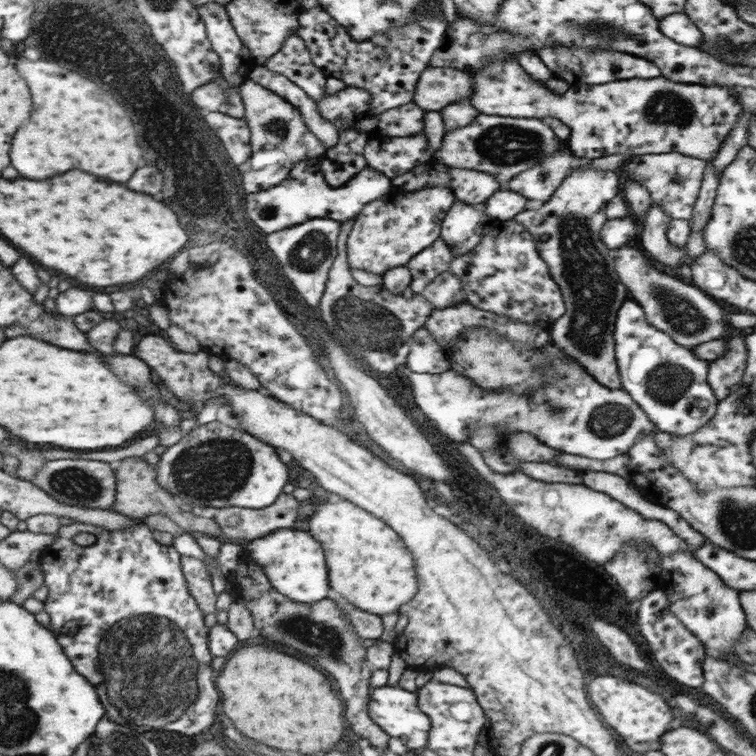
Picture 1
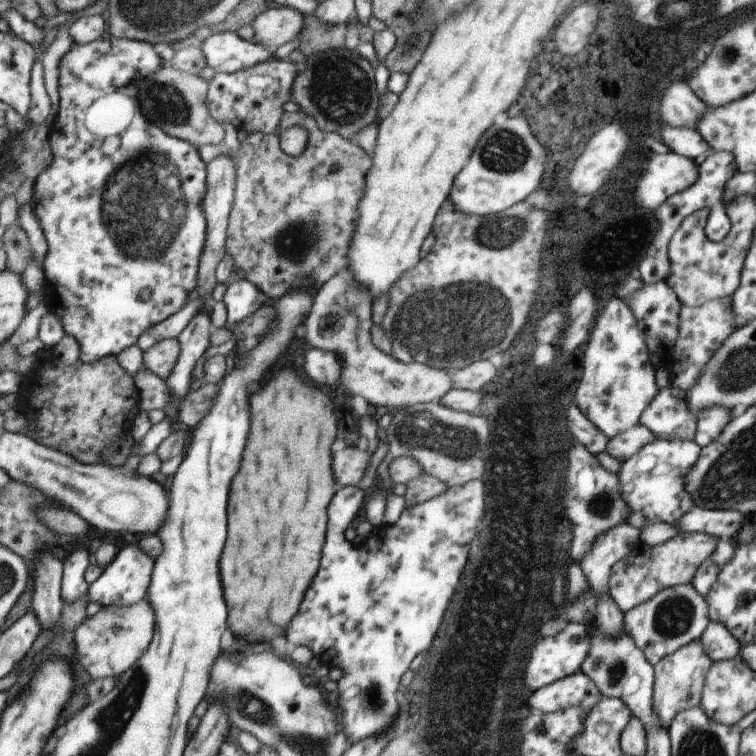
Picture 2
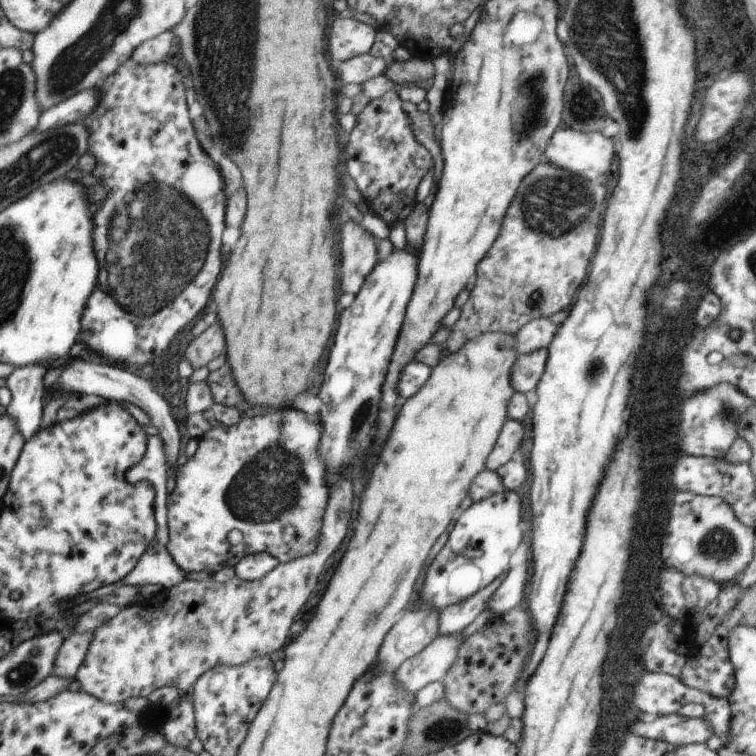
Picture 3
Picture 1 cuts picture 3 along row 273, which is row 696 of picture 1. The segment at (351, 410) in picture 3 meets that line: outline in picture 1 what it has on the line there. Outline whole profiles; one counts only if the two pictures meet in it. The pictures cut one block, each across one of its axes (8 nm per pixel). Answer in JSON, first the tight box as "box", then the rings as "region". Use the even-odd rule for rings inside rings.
{"box":[369,686,431,752],"region":[[[381,686],[381,688],[371,688],[371,698],[373,702],[369,704],[369,716],[373,718],[373,722],[377,722],[389,736],[399,738],[413,752],[423,752],[427,748],[431,720],[425,712],[419,710],[417,694],[407,692],[403,688]]]}

